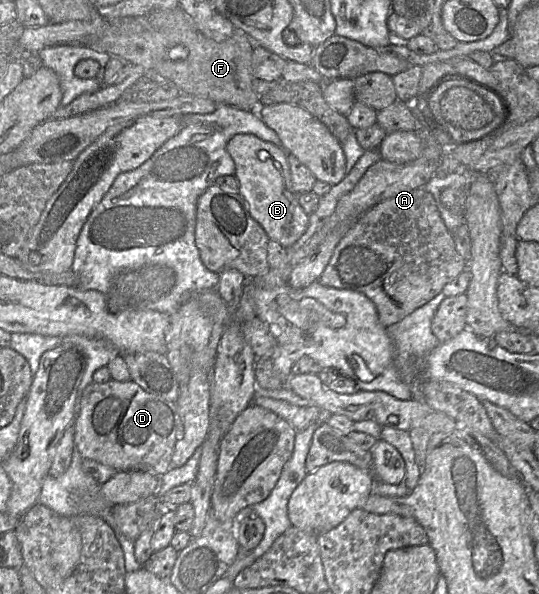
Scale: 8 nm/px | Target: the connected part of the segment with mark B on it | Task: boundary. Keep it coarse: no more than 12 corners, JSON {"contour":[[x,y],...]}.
{"contour":[[245,133],[227,151],[238,192],[289,248],[309,214],[291,191],[287,152]]}

